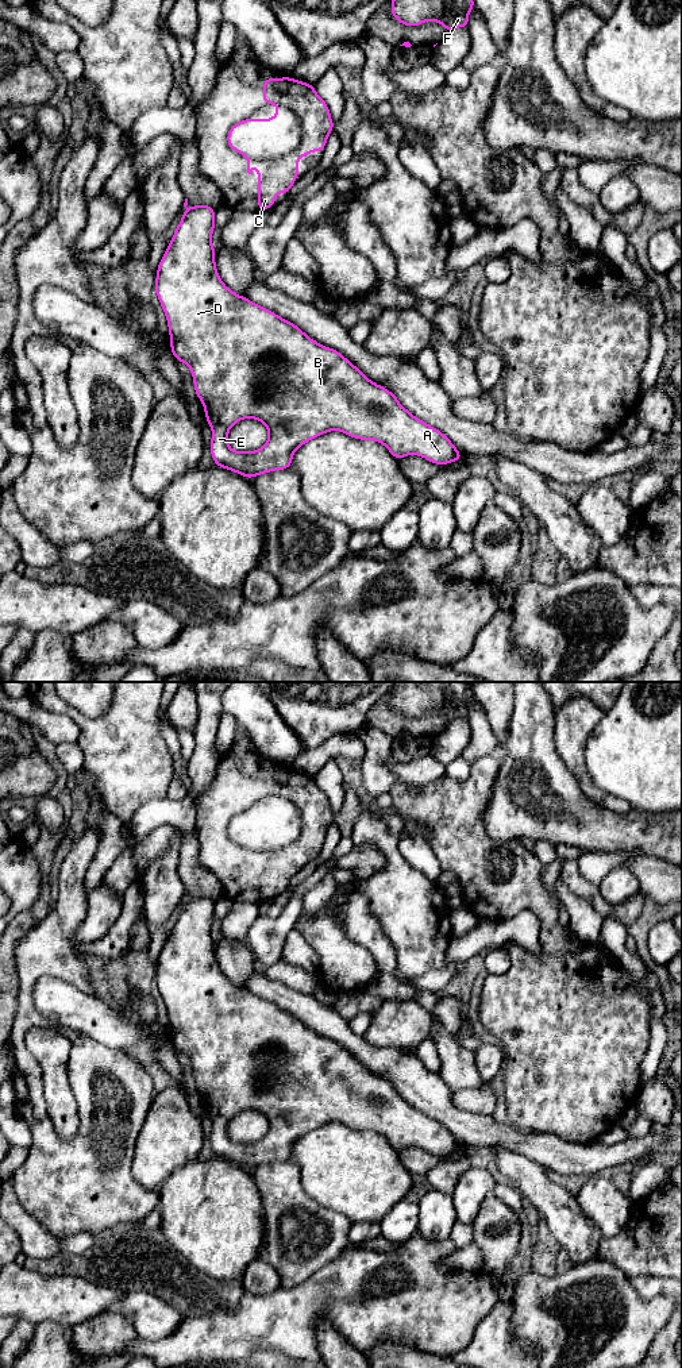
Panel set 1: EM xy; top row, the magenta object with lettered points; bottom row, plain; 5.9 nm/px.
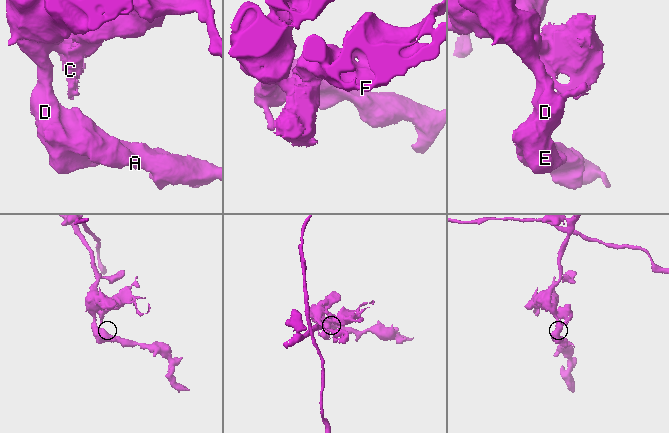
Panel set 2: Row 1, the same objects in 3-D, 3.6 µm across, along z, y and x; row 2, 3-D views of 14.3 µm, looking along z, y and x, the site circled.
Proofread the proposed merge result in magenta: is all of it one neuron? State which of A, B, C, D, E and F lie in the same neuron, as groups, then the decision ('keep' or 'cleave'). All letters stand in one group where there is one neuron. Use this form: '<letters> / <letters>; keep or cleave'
A B C D E F; keep

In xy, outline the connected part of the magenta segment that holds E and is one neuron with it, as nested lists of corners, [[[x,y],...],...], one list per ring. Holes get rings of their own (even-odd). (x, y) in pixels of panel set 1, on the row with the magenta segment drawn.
[[[194,205],[182,213],[158,265],[154,290],[167,319],[172,352],[178,362],[189,366],[196,396],[204,405],[205,419],[212,428],[209,450],[216,466],[246,478],[289,469],[300,446],[334,429],[359,440],[379,442],[397,461],[405,455],[419,455],[443,466],[463,458],[446,435],[415,417],[392,392],[370,381],[340,352],[324,347],[308,338],[296,324],[228,289],[216,271],[213,228],[215,209],[209,205]],[[242,419],[257,419],[266,425],[269,439],[259,450],[230,448],[228,431]]]

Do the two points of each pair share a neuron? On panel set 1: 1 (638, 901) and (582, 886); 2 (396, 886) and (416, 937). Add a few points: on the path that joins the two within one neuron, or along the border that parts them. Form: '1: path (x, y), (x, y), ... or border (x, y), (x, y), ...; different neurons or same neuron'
1: path (624, 910), (607, 910), (596, 900); same neuron
2: path (403, 898), (415, 916), (416, 925); same neuron

